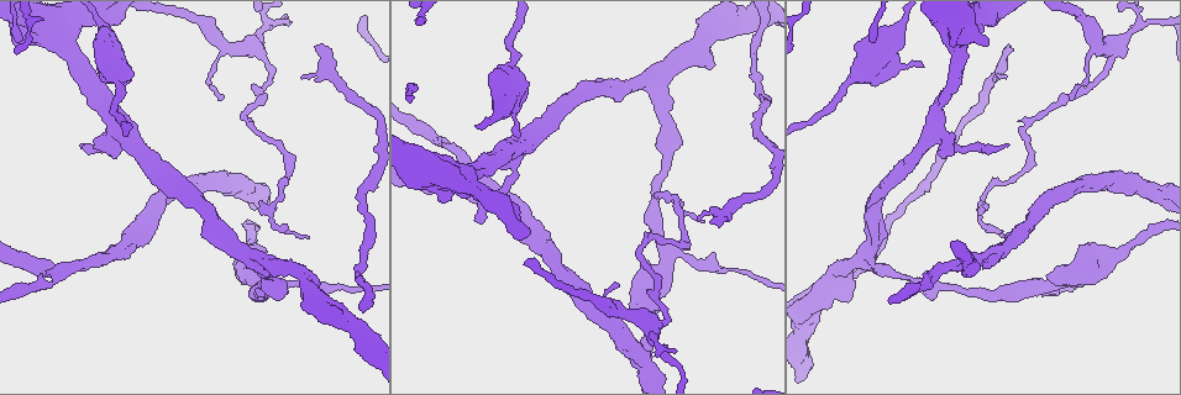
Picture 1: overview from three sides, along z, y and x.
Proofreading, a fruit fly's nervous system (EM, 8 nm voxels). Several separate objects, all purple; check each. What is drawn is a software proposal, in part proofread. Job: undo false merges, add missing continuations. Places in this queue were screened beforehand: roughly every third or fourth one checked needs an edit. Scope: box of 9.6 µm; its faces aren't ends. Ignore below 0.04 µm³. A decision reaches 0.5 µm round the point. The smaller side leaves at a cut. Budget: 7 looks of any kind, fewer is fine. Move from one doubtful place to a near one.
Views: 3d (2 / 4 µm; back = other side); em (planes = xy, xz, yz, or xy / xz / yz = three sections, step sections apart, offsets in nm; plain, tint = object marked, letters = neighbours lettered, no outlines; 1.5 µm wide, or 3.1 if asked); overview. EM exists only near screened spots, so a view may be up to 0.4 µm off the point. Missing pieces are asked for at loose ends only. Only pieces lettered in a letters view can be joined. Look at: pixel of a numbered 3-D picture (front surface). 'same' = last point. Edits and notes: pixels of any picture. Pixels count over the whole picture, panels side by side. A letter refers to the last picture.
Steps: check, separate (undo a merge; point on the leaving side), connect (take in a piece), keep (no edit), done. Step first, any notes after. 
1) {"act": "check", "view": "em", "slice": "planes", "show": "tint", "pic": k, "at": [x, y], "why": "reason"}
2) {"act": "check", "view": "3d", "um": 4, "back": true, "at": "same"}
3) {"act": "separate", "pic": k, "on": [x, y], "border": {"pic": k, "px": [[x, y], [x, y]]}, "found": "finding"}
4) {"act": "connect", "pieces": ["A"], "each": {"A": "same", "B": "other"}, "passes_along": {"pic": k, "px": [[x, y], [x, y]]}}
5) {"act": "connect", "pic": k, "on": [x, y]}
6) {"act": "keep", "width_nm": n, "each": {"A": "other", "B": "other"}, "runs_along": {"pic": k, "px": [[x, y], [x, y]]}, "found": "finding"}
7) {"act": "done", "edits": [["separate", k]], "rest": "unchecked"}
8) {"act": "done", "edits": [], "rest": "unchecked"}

{"act": "check", "view": "3d", "um": 2, "pic": 1, "at": [1137, 27], "why": "sharp bend"}

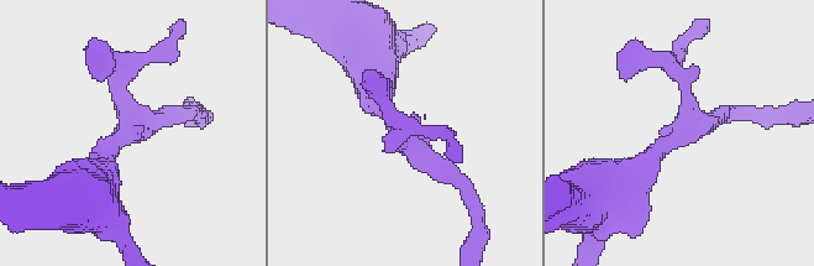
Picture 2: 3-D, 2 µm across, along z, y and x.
{"act": "check", "view": "em", "slice": "yz", "step": 8, "show": "tint", "pic": 2, "at": [687, 130], "why": "shape alone is not enough"}

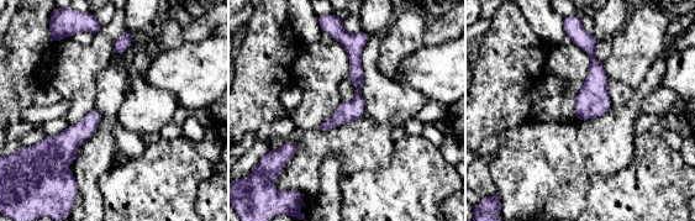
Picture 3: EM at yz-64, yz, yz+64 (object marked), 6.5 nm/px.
{"act": "check", "view": "em", "slice": "planes", "show": "letters", "at": "same"}

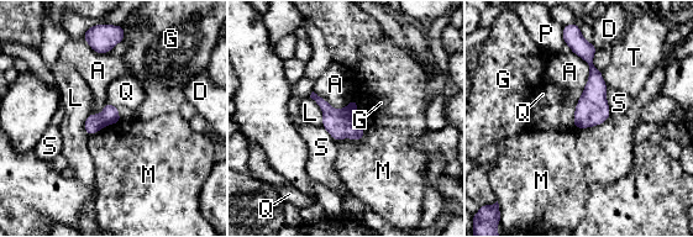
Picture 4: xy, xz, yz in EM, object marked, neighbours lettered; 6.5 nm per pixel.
{"act": "keep", "longest_contact_nm": ["A", 500], "each": {"A": "other", "D": "other", "G": "other", "L": "other", "M": "other", "P": "other", "Q": "other", "S": "other", "T": "other"}, "border": {"pic": 4, "px": [[365, 130], [358, 140], [336, 141]]}, "found": "continuous, no second neuron"}

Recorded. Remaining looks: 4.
{"act": "check", "view": "3d", "um": 4, "back": true, "pic": 1, "at": [922, 65], "why": "branch stops here"}

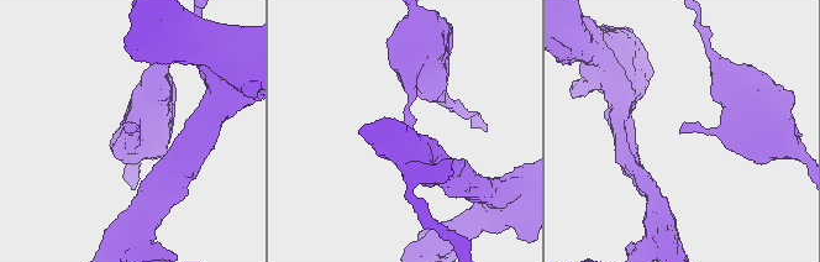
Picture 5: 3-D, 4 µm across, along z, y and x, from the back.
{"act": "check", "view": "em", "slice": "planes", "show": "letters", "pic": 5, "at": [681, 131], "why": "now the EM"}

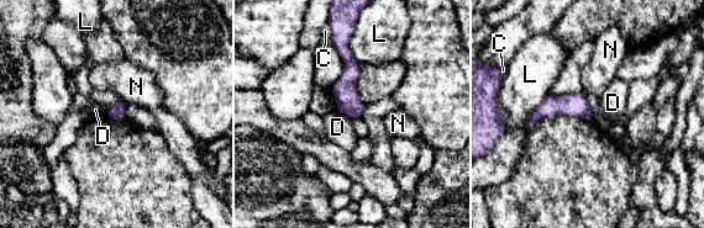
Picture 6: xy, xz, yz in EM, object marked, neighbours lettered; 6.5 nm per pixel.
{"act": "keep", "each": {"C": "other", "D": "other", "L": "other", "N": "other"}, "border": {"pic": 6, "px": [[336, 109], [351, 118]]}, "found": "none of them fits"}

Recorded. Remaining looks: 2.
{"act": "check", "view": "3d", "um": 2, "pic": 1, "at": [288, 293], "why": "an open end"}

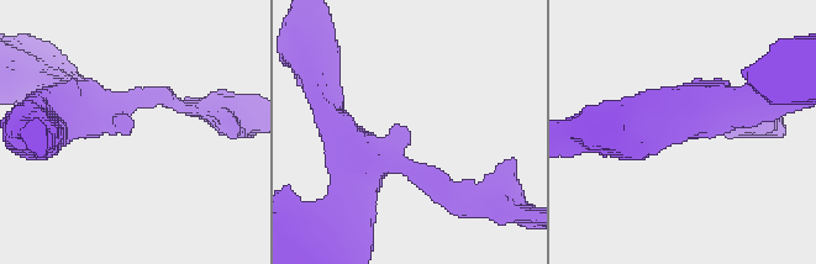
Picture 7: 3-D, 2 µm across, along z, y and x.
{"act": "check", "view": "em", "slice": "planes", "show": "letters", "pic": 7, "at": [408, 128]}

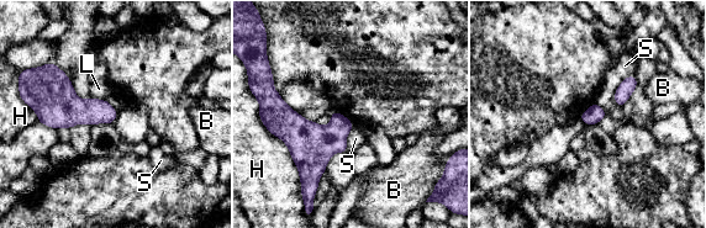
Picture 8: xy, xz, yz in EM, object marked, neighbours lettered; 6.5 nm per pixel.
{"act": "keep", "width_nm": 120, "each": {"B": "other", "H": "other", "L": "other", "S": "other"}, "found": "none of them fits"}

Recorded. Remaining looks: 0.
{"act": "done", "edits": [], "rest": "unchecked"}

